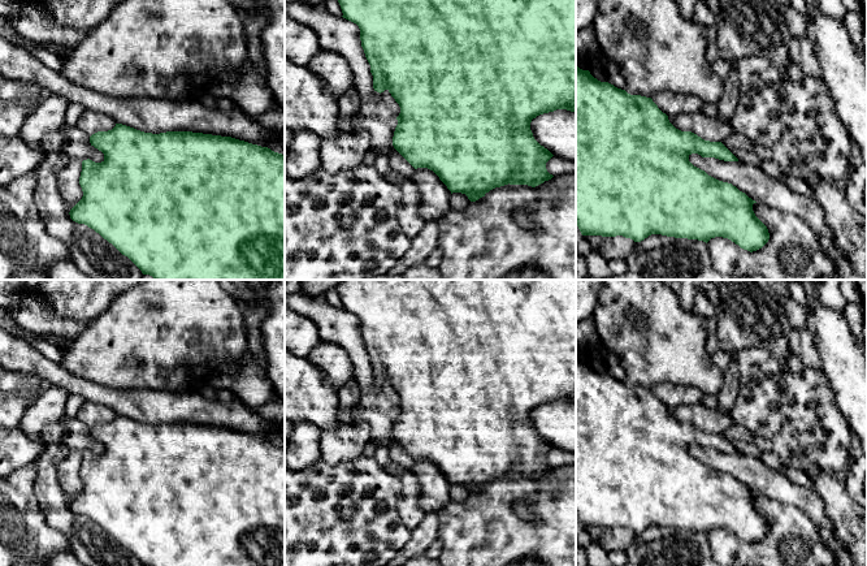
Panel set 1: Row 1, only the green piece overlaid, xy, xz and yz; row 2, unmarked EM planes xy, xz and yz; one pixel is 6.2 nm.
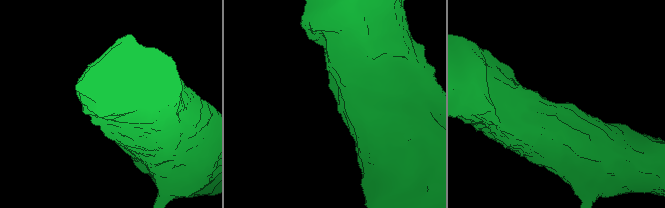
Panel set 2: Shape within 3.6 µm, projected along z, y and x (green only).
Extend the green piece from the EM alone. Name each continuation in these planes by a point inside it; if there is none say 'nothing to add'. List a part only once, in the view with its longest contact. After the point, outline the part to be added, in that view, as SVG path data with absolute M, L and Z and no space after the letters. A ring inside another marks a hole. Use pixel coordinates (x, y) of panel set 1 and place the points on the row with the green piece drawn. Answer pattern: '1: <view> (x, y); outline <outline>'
nothing to add

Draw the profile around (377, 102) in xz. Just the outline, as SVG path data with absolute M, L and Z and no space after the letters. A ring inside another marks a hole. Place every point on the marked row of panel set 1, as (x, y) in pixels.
M389 90L373 92L364 100L360 100L361 120L356 124L370 135L370 150L376 155L389 155L393 146L393 137L398 125L396 117L400 107L391 96Z

